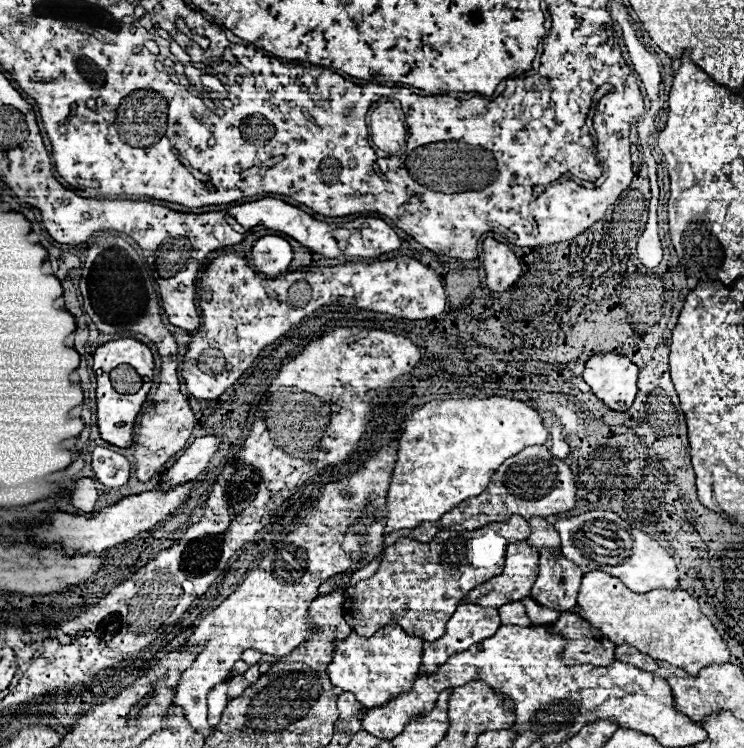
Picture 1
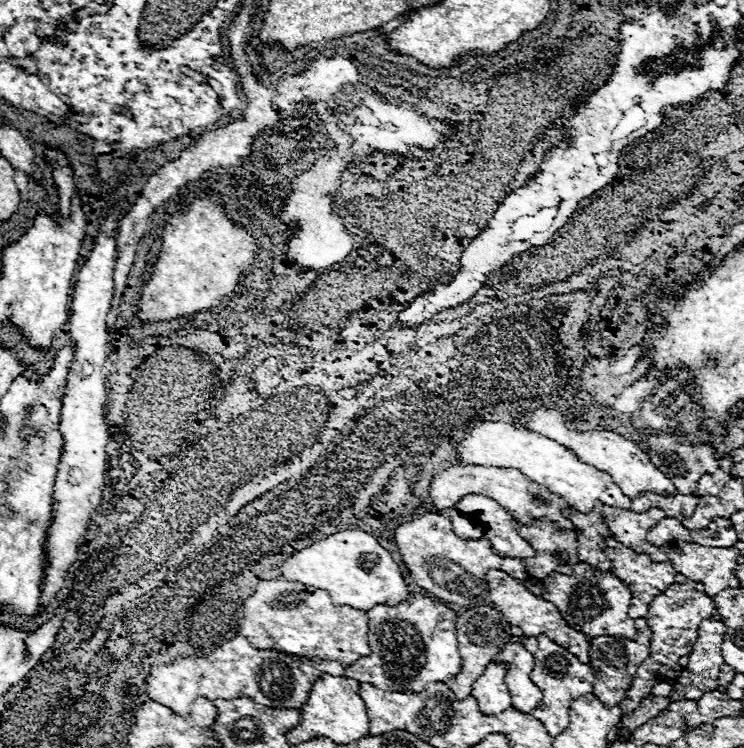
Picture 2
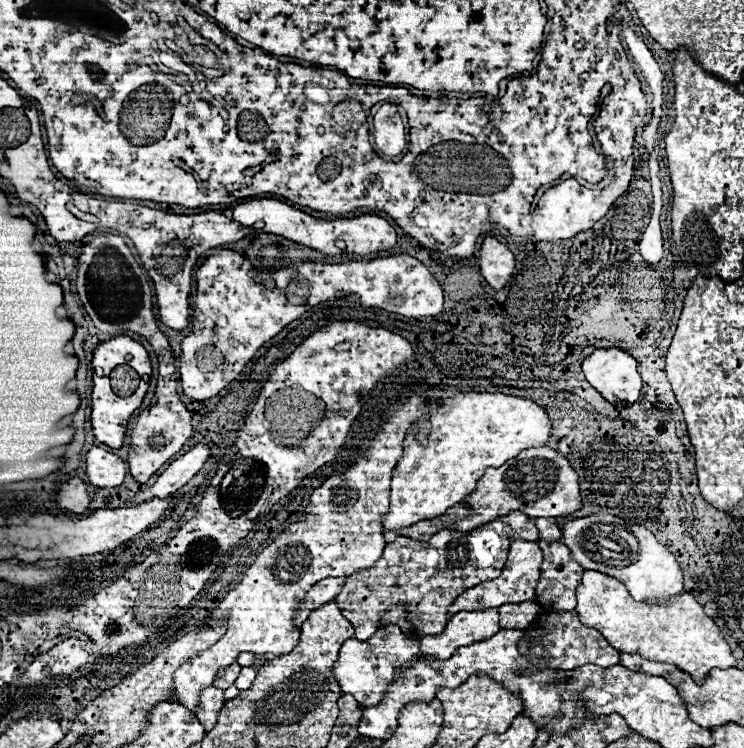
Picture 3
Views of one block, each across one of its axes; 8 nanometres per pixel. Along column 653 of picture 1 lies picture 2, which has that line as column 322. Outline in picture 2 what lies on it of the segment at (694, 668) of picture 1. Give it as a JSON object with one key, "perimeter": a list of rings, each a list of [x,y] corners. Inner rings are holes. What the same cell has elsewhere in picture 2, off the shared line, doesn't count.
{"perimeter":[[[282,578],[260,580],[252,596],[244,600],[244,618],[238,634],[258,650],[278,650],[292,656],[318,656],[340,662],[344,668],[370,654],[368,616],[352,606],[334,606],[324,590],[288,582]]]}

